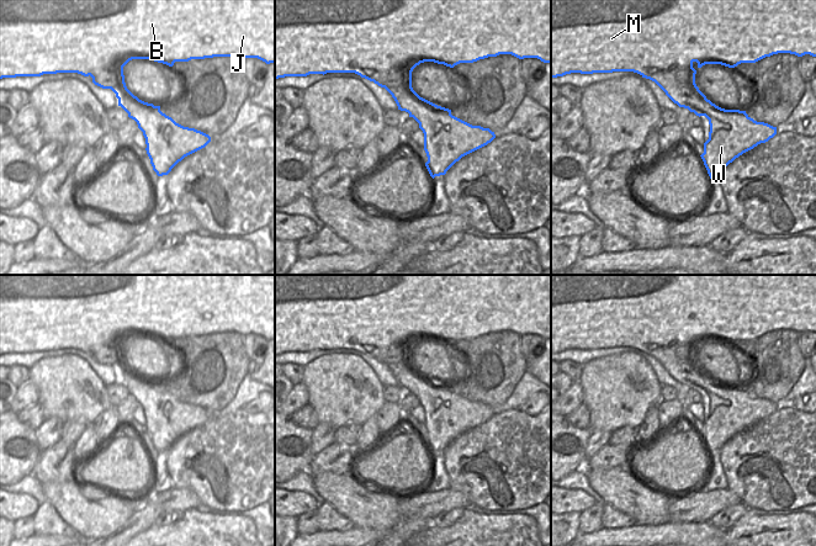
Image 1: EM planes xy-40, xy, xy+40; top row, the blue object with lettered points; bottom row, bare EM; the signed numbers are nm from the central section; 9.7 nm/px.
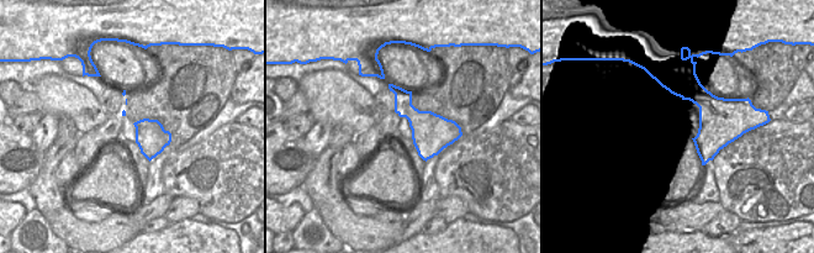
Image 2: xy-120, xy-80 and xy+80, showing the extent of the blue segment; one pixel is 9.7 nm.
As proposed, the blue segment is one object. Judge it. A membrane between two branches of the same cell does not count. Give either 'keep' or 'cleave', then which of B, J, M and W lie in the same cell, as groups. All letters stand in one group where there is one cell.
keep; groups B J M W

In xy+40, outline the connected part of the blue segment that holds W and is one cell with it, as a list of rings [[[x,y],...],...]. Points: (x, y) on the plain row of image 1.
[[[551,275],[551,354],[571,349],[634,348],[642,354],[655,357],[679,383],[688,385],[696,392],[705,392],[709,396],[709,415],[704,419],[704,429],[700,433],[710,455],[720,451],[725,442],[743,429],[773,414],[777,410],[777,403],[754,397],[746,387],[725,386],[708,376],[695,360],[696,346],[693,344],[693,339],[696,338],[698,344],[705,340],[721,340],[735,344],[741,339],[756,339],[778,329],[790,329],[798,333],[810,330],[816,333],[816,275]]]

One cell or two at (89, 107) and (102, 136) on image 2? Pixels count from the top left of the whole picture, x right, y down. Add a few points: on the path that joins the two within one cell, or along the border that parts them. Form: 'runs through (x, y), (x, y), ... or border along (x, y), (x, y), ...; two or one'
border along (107, 115), (95, 130); two

